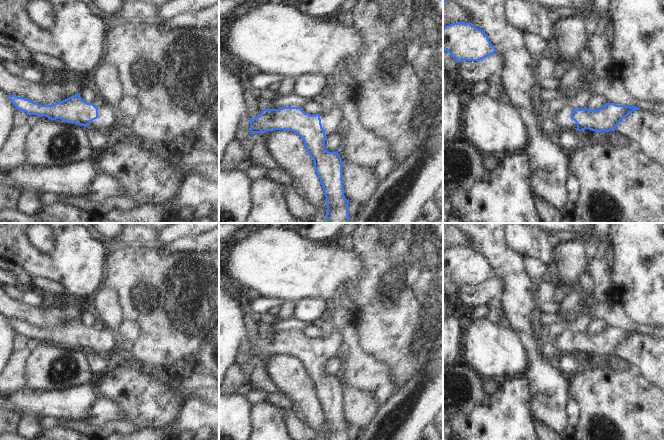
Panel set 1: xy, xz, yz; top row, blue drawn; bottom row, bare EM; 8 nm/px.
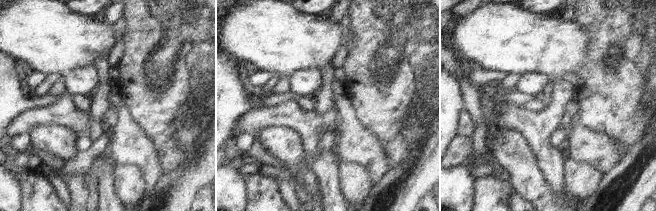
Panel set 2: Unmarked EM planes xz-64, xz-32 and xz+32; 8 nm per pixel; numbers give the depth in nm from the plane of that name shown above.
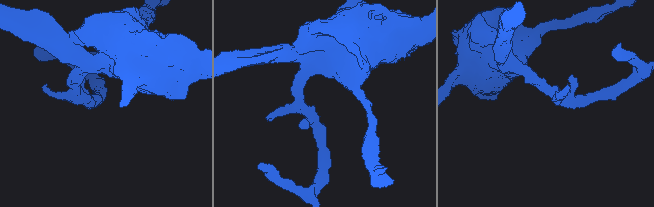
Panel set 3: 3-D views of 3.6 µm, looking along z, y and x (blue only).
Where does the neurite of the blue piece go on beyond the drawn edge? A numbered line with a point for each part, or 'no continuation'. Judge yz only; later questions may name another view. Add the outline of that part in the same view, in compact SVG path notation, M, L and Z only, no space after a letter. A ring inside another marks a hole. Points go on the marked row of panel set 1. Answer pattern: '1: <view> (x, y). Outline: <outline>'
1: yz (563, 120). Outline: M565 107L557 113L557 117L554 119L554 121L559 126L561 131L577 130L576 122L570 117L571 113L572 109L569 107Z

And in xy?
1: xy (107, 115). Outline: M106 104L98 108L98 116L89 125L100 131L108 130L116 121L116 111Z

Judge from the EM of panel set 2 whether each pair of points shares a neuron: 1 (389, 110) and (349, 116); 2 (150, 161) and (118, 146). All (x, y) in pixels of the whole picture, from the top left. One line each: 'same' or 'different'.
1: different
2: same

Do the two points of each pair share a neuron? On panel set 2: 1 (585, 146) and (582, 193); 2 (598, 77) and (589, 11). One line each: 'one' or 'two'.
1: two
2: one

